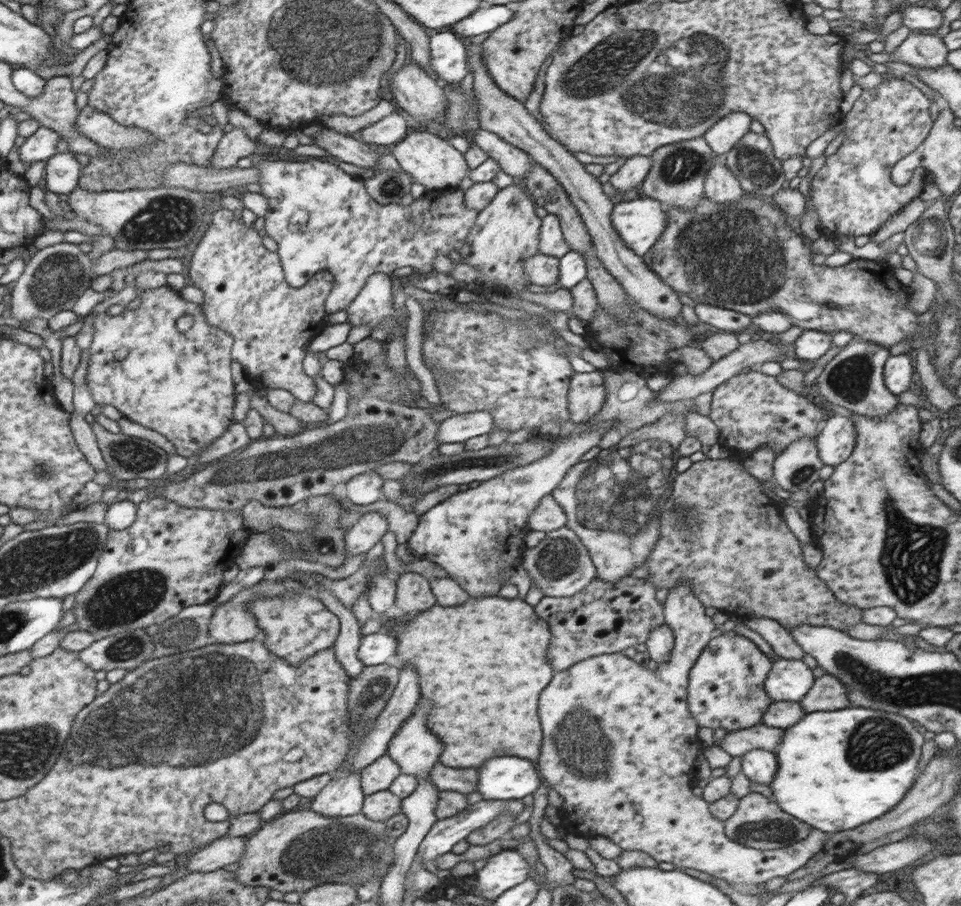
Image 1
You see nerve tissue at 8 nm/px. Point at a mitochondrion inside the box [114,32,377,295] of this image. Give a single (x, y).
(173, 216)

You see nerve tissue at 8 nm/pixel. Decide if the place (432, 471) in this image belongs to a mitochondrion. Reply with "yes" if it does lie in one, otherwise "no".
yes

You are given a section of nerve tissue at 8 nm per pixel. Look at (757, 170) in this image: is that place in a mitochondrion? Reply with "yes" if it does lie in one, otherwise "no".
yes

